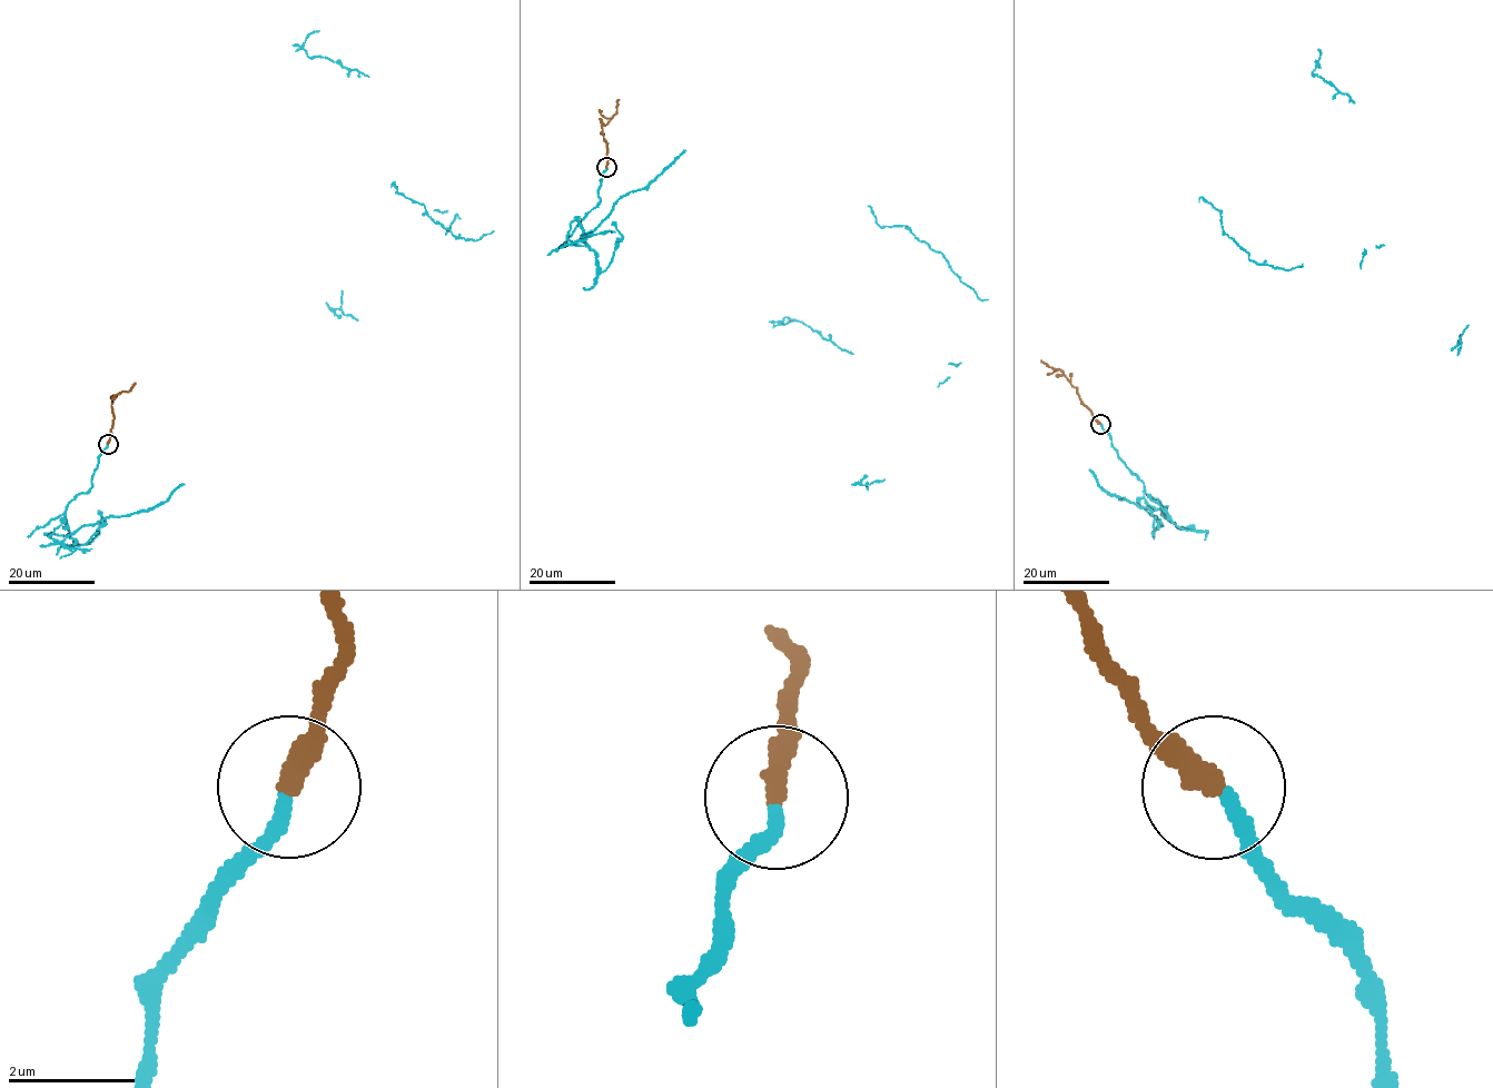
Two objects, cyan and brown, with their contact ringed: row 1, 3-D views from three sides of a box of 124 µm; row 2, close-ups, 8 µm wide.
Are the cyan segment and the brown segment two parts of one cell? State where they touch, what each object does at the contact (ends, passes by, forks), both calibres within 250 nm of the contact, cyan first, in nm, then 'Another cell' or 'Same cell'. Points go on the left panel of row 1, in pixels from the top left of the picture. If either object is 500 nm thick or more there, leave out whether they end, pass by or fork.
Place: (108, 444). At the ring cyan ends. At the ring brown ends. Thickness 240 nm (cyan) against 360 nm. Another cell

